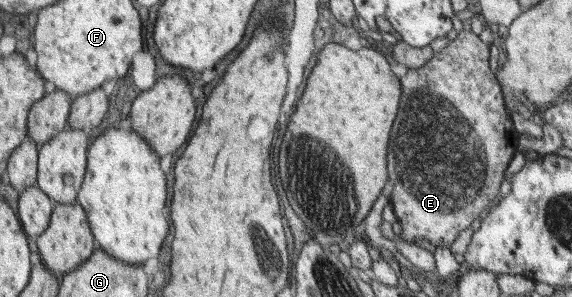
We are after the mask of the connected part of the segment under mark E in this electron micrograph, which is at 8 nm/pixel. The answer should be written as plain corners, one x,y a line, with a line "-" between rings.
462,30
458,33
454,41
450,41
448,46
442,50
435,52
433,58
423,65
413,66
408,69
406,75
401,77
402,97
400,99
400,109
398,109
398,117
394,121
392,127
392,135
390,135
390,145
388,145
388,175
394,181
394,189
391,195
390,203
393,205
394,213
397,221
402,224
403,230
400,234
402,241
407,244
414,244
417,238
427,239
430,243
440,246
452,246
456,238
460,235
460,231
470,227
470,223
479,217
480,212
488,208
490,202
499,195
500,185
504,179
504,171
508,167
512,157
518,150
517,139
518,132
512,124
511,114
507,112
505,100
501,85
497,81
497,77
490,69
490,47
484,44
480,39
478,31

